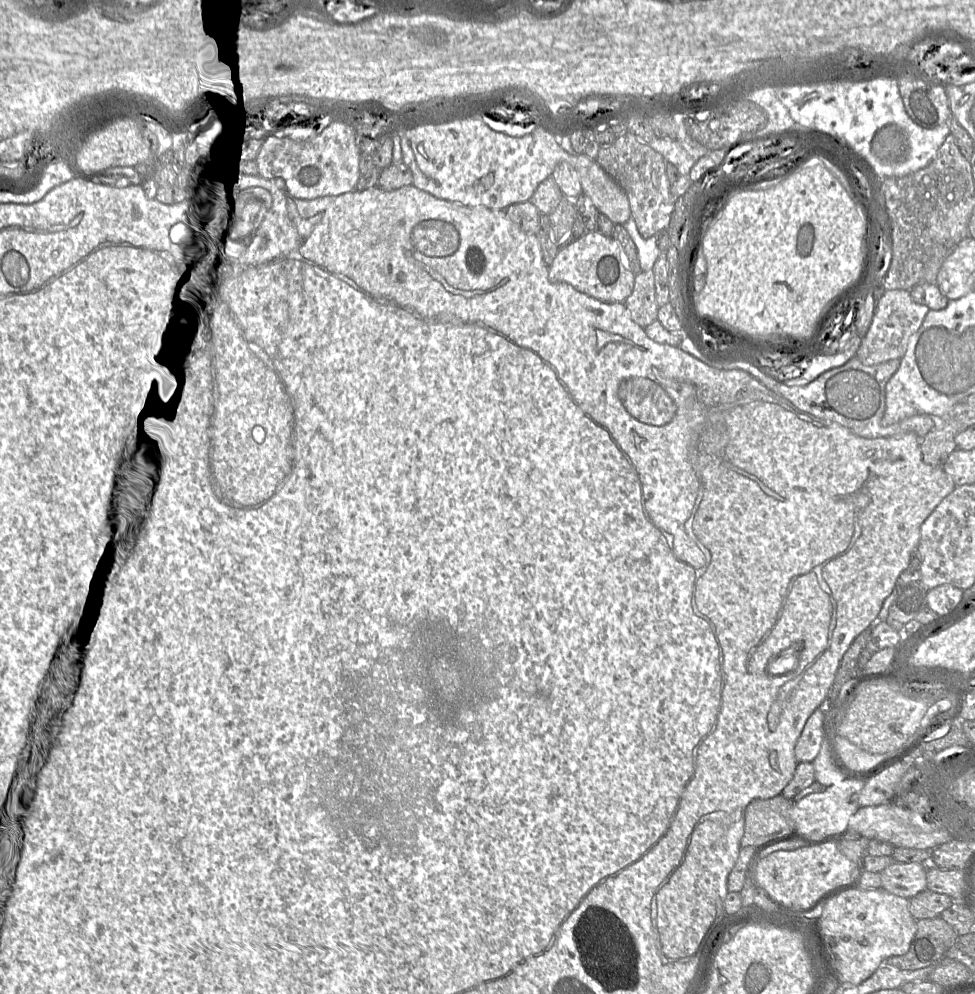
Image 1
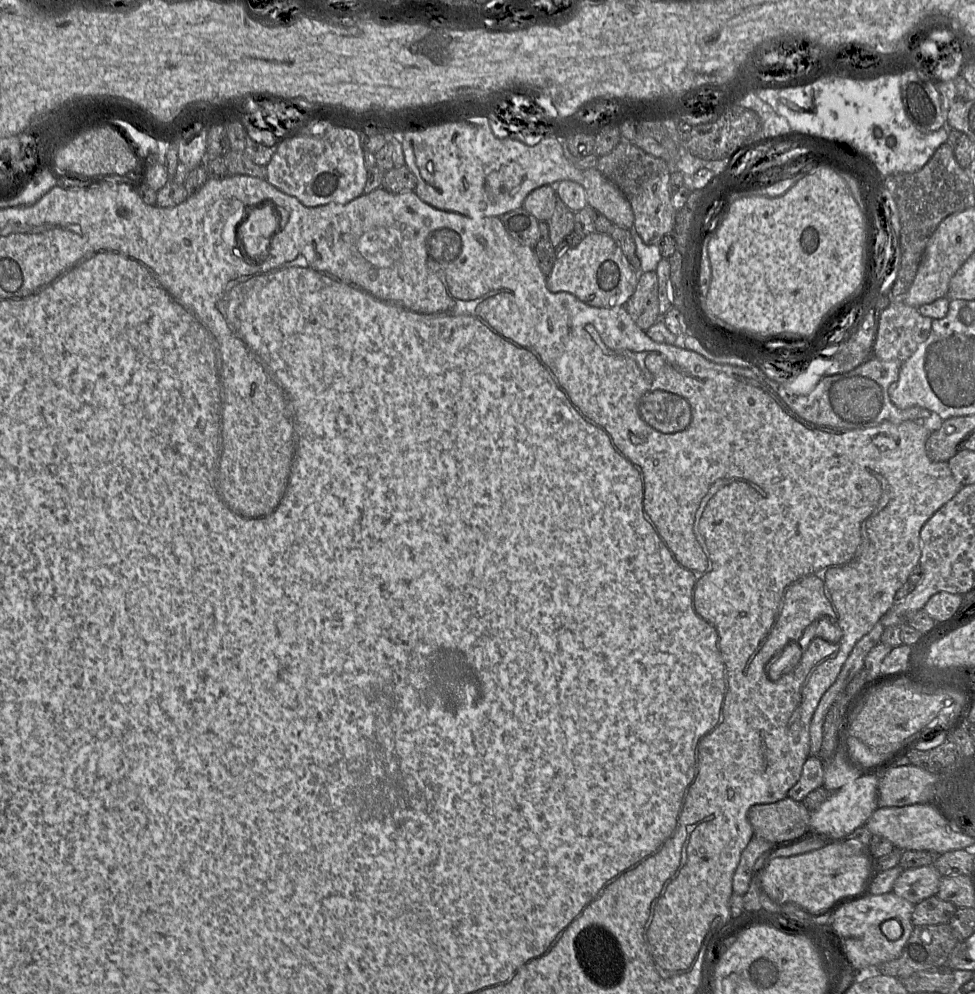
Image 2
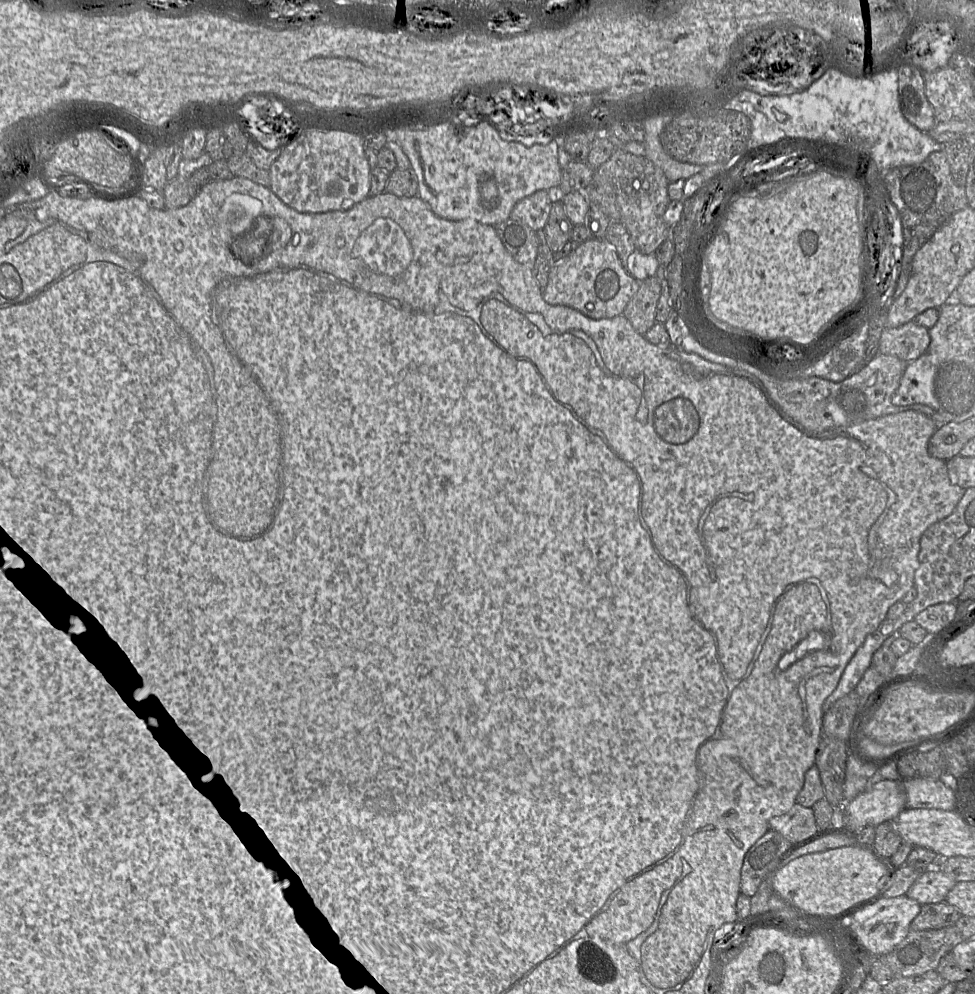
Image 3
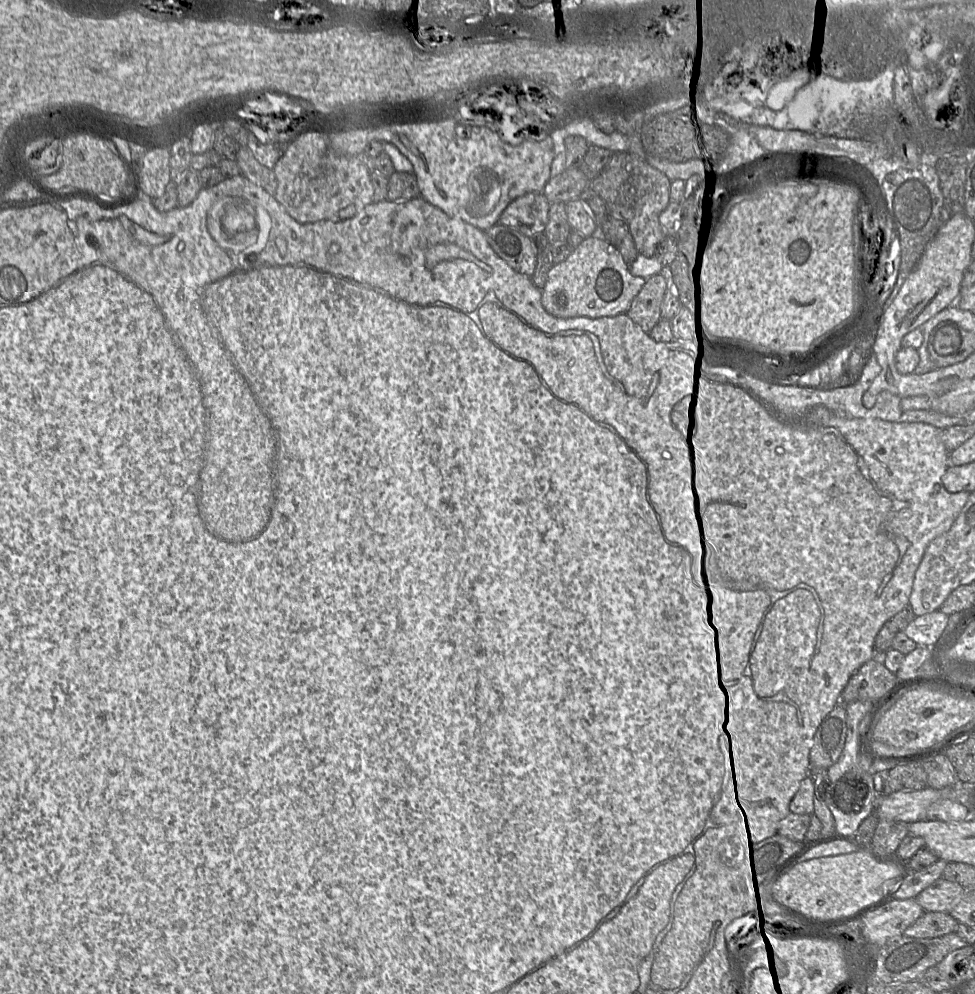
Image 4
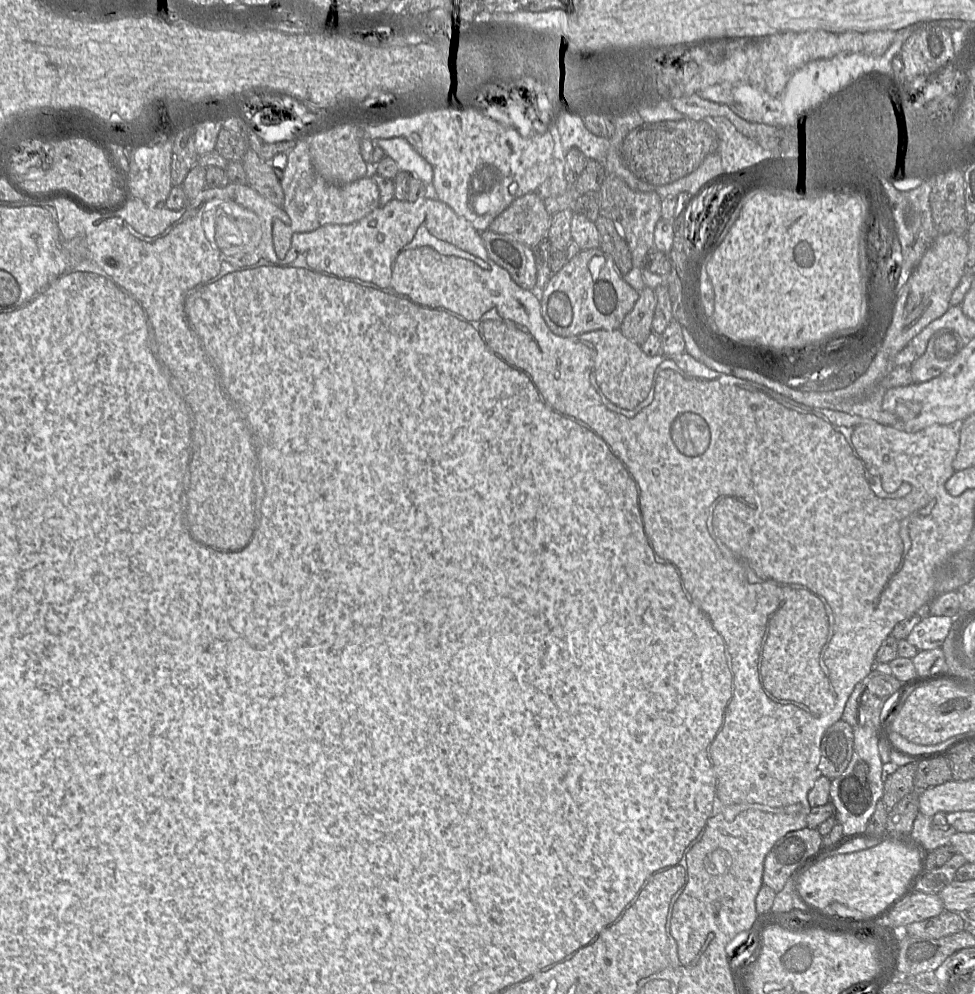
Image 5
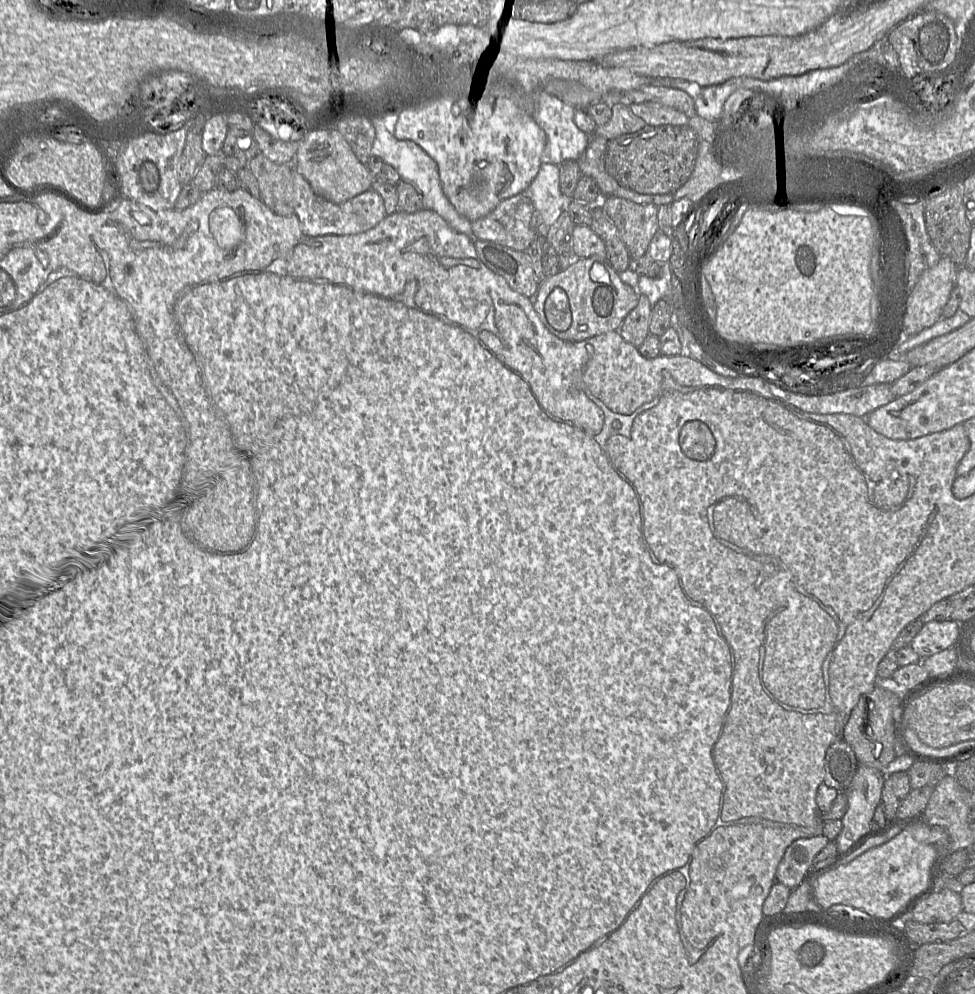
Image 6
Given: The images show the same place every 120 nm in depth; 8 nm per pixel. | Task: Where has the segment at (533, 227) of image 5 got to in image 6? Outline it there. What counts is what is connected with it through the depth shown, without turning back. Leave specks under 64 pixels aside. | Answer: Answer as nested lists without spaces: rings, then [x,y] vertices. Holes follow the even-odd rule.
[[[525,194],[502,201],[486,216],[473,221],[479,240],[492,241],[517,251],[526,251],[538,235],[531,228],[534,207]]]

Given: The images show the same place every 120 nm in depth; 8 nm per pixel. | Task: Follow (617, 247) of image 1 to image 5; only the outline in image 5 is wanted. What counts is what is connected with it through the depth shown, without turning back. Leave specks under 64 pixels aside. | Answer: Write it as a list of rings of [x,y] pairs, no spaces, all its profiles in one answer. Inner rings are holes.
[[[601,248],[580,250],[558,272],[551,275],[537,294],[541,316],[547,327],[561,337],[595,330],[619,329],[639,297],[639,292],[623,279],[612,257]]]

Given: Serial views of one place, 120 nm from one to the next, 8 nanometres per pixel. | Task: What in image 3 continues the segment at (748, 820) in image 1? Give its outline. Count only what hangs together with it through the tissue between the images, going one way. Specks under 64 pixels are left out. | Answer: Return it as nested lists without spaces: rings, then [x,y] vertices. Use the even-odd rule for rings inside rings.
[[[798,803],[787,813],[770,819],[769,828],[790,842],[809,838],[818,831],[812,808],[803,807]]]

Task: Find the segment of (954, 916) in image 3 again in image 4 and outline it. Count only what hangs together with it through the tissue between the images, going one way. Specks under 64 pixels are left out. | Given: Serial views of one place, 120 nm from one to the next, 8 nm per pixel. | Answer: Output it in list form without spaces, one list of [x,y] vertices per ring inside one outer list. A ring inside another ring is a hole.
[[[924,911],[904,935],[915,938],[935,938],[956,932],[958,921],[948,912]]]

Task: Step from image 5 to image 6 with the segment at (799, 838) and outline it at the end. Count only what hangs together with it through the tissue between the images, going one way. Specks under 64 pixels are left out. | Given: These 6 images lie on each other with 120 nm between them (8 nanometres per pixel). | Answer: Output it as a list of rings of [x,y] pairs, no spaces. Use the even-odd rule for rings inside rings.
[[[823,835],[795,840],[786,849],[777,871],[776,882],[796,889],[812,870],[816,855],[829,843]]]

